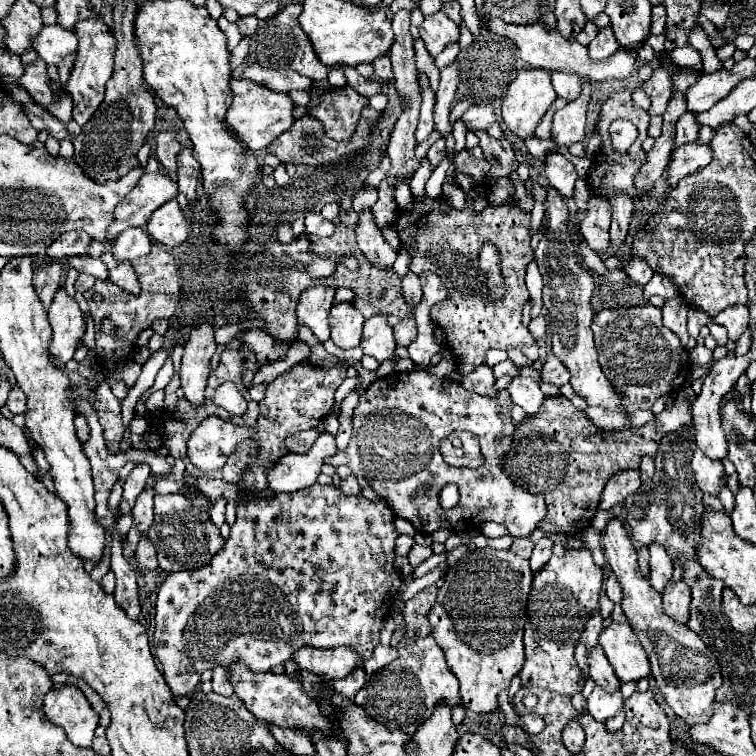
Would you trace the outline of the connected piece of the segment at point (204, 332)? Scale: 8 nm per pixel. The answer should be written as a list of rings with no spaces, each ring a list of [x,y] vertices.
[[[202,322],[196,326],[184,346],[180,380],[184,396],[192,404],[204,402],[204,388],[210,374],[210,358],[216,350],[214,326],[210,322]]]

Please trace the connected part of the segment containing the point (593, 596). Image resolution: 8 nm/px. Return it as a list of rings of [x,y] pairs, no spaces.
[[[588,550],[566,552],[562,558],[552,556],[540,574],[534,576],[528,624],[524,628],[526,662],[520,670],[522,686],[540,686],[570,697],[581,692],[583,679],[574,658],[574,644],[584,620],[598,608],[602,582],[604,570],[594,564]]]

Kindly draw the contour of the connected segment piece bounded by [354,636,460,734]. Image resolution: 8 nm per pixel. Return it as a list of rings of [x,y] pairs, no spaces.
[[[434,636],[402,638],[398,642],[398,658],[390,666],[366,676],[364,688],[354,698],[354,704],[364,708],[368,716],[380,720],[388,728],[400,728],[404,734],[414,732],[418,724],[434,712],[436,704],[442,702],[454,708],[460,704],[460,694],[458,680],[448,668],[444,652],[436,644]]]

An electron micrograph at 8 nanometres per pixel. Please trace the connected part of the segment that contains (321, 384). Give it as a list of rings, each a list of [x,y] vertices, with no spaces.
[[[296,364],[284,374],[280,374],[268,388],[264,400],[260,400],[260,418],[256,428],[246,428],[244,438],[258,440],[258,460],[250,466],[250,470],[240,480],[240,486],[246,490],[266,490],[266,468],[274,464],[288,450],[284,446],[284,438],[302,430],[312,430],[320,424],[320,420],[328,414],[334,404],[334,392],[344,382],[344,368],[314,368]]]

